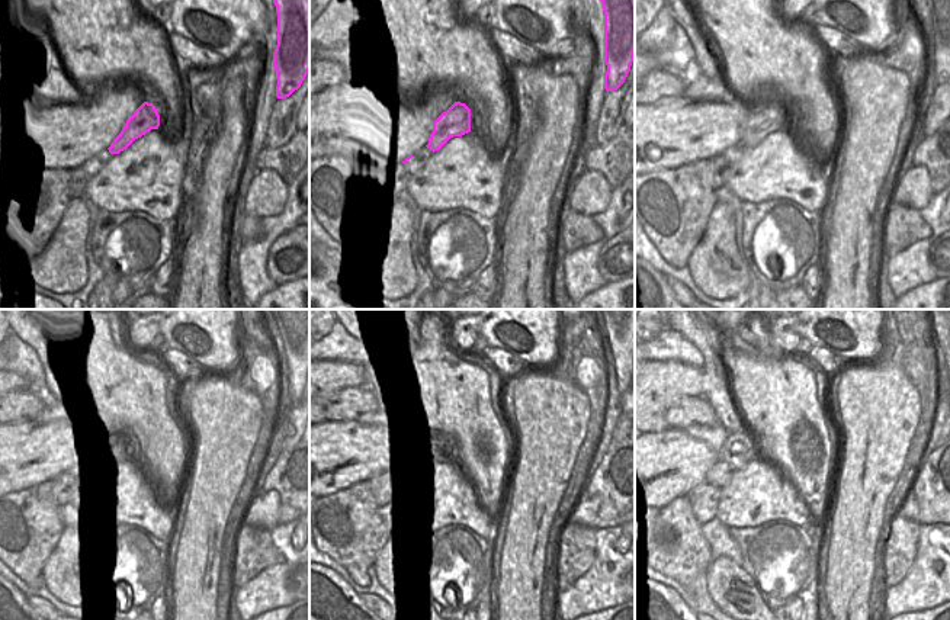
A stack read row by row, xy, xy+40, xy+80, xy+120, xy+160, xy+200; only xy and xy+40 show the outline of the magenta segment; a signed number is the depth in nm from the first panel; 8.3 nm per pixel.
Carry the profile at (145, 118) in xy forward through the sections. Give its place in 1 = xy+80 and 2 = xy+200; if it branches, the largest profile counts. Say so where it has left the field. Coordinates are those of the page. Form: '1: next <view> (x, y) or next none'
1: next xy+80 (769, 118)
2: next xy+200 (737, 452)

